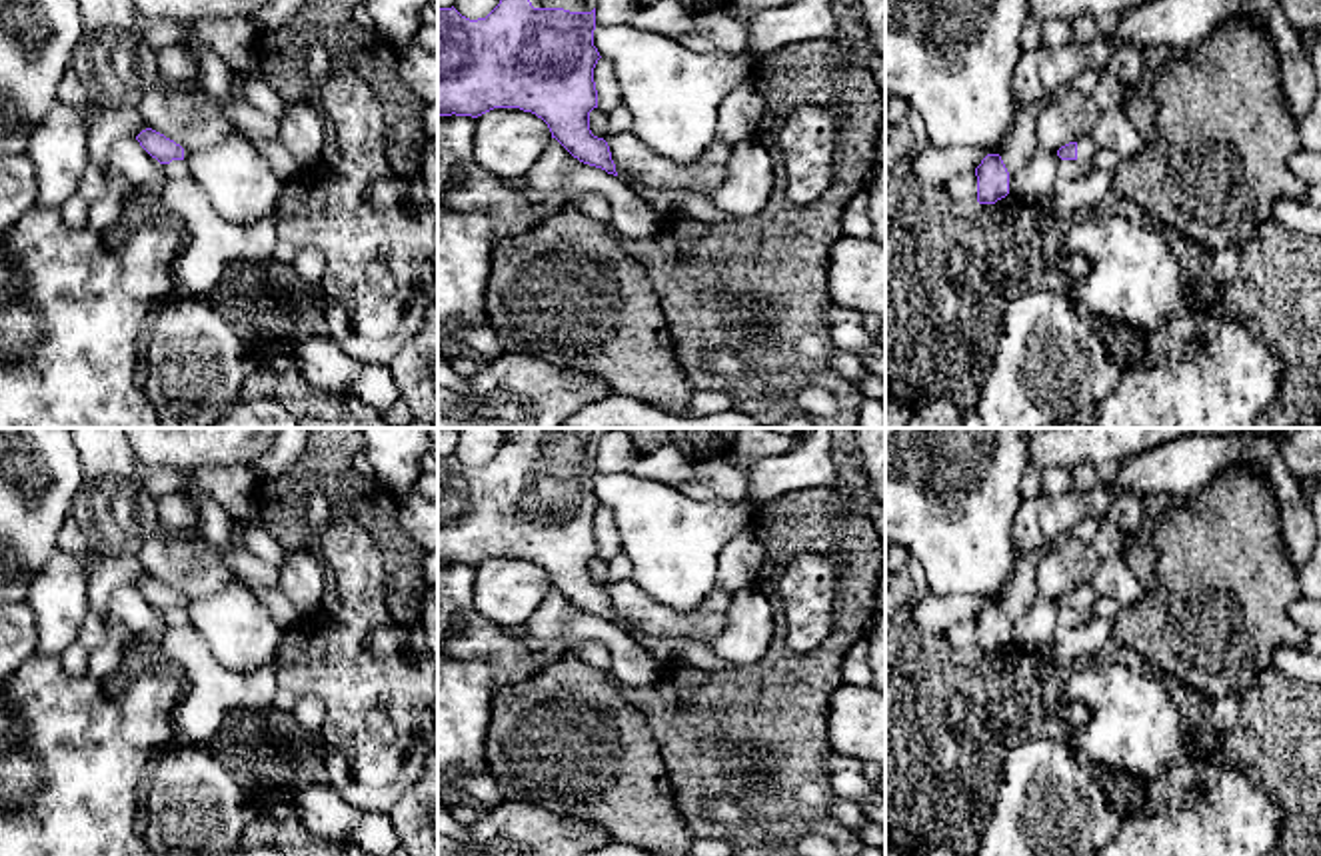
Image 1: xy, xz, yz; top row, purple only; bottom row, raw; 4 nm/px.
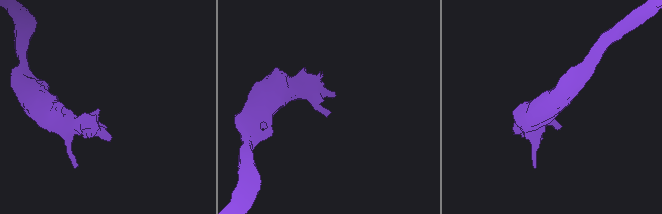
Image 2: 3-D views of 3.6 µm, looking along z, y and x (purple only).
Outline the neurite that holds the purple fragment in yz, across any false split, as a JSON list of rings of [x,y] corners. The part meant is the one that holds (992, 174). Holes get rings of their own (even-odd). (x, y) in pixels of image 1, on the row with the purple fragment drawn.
[[[987,154],[975,168],[977,202],[995,204],[1009,194],[1009,172],[999,154]]]

